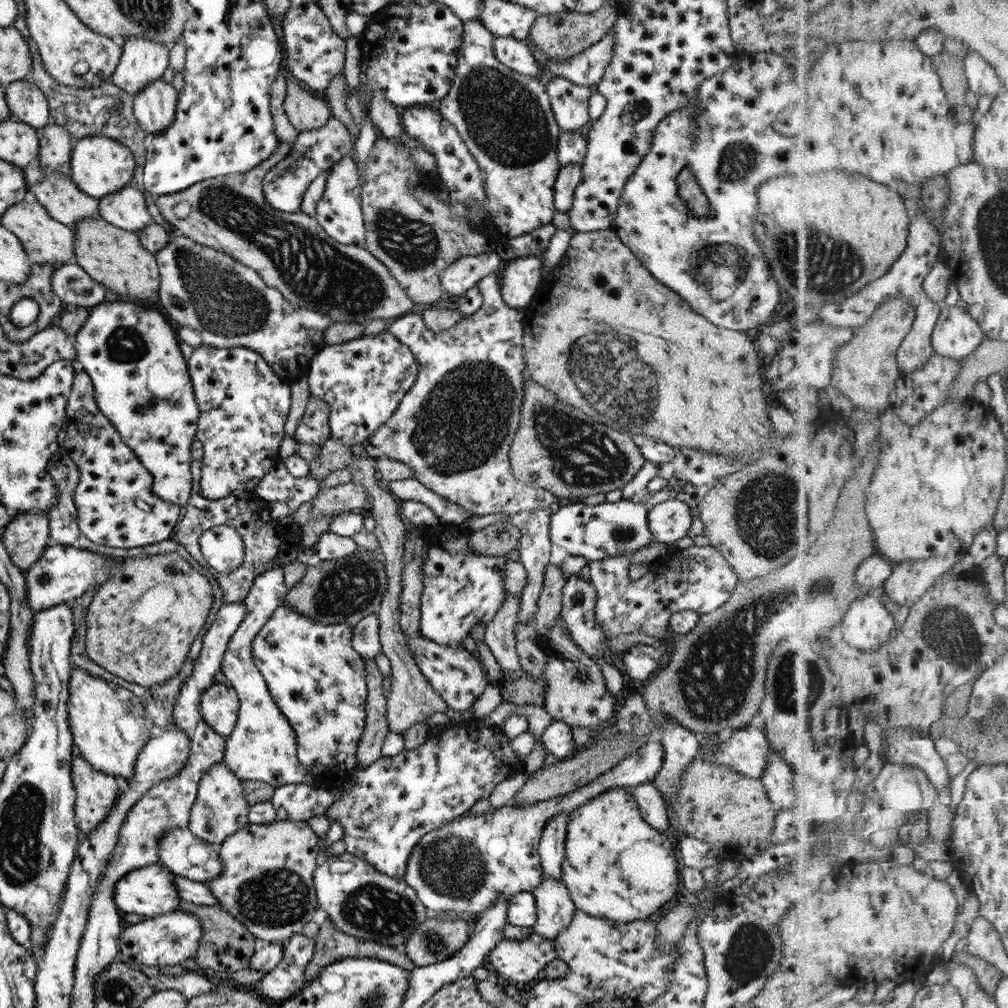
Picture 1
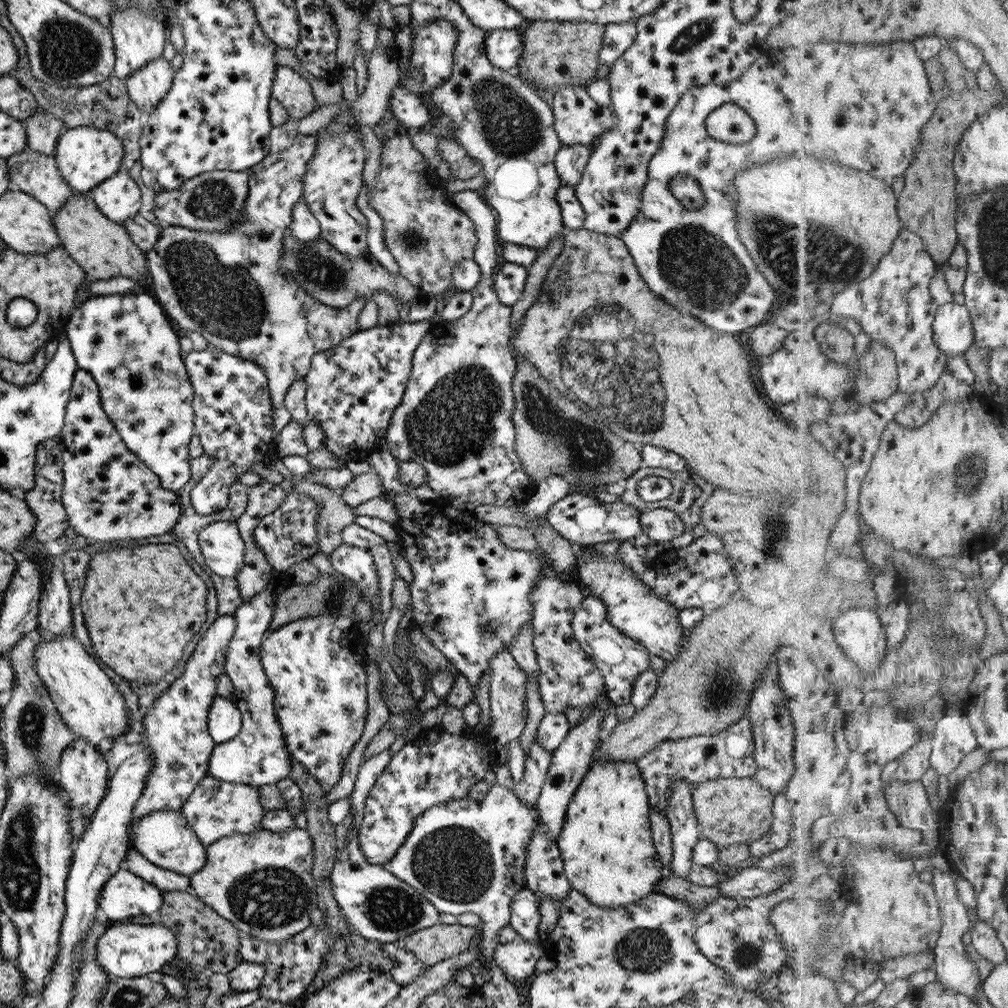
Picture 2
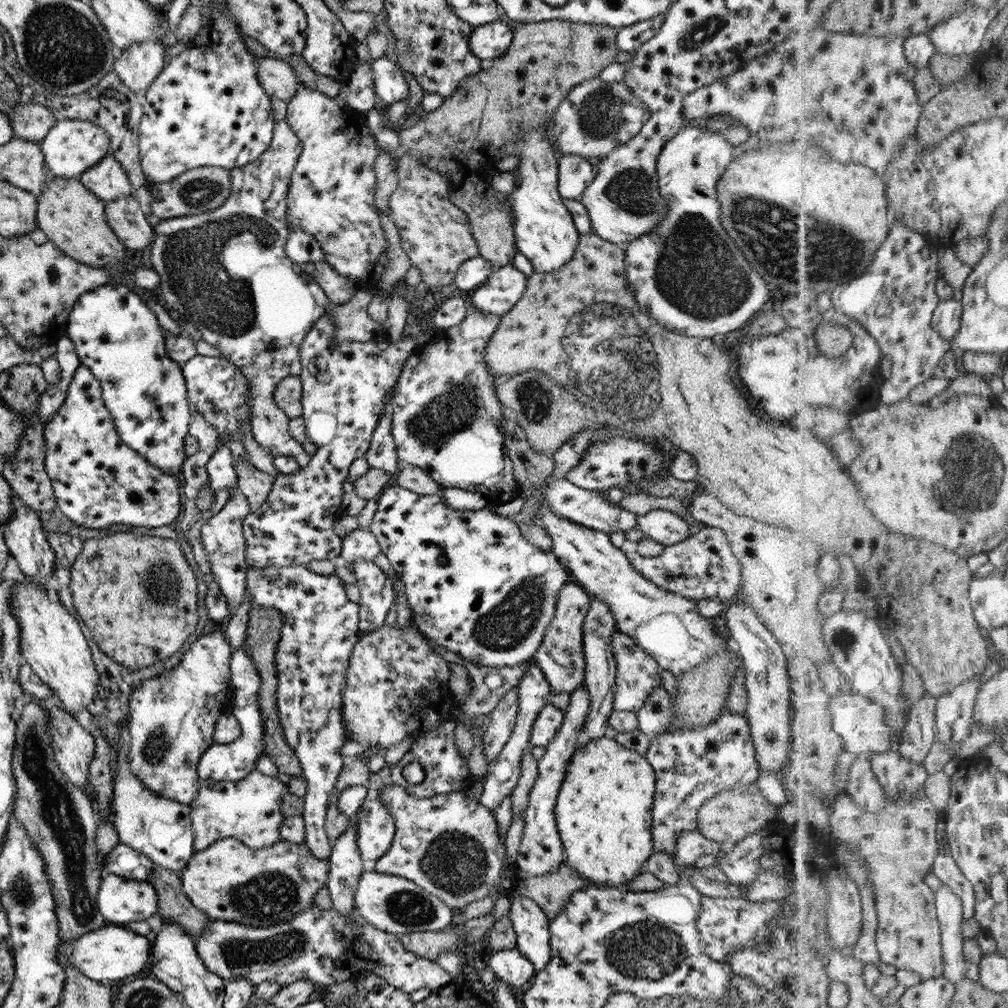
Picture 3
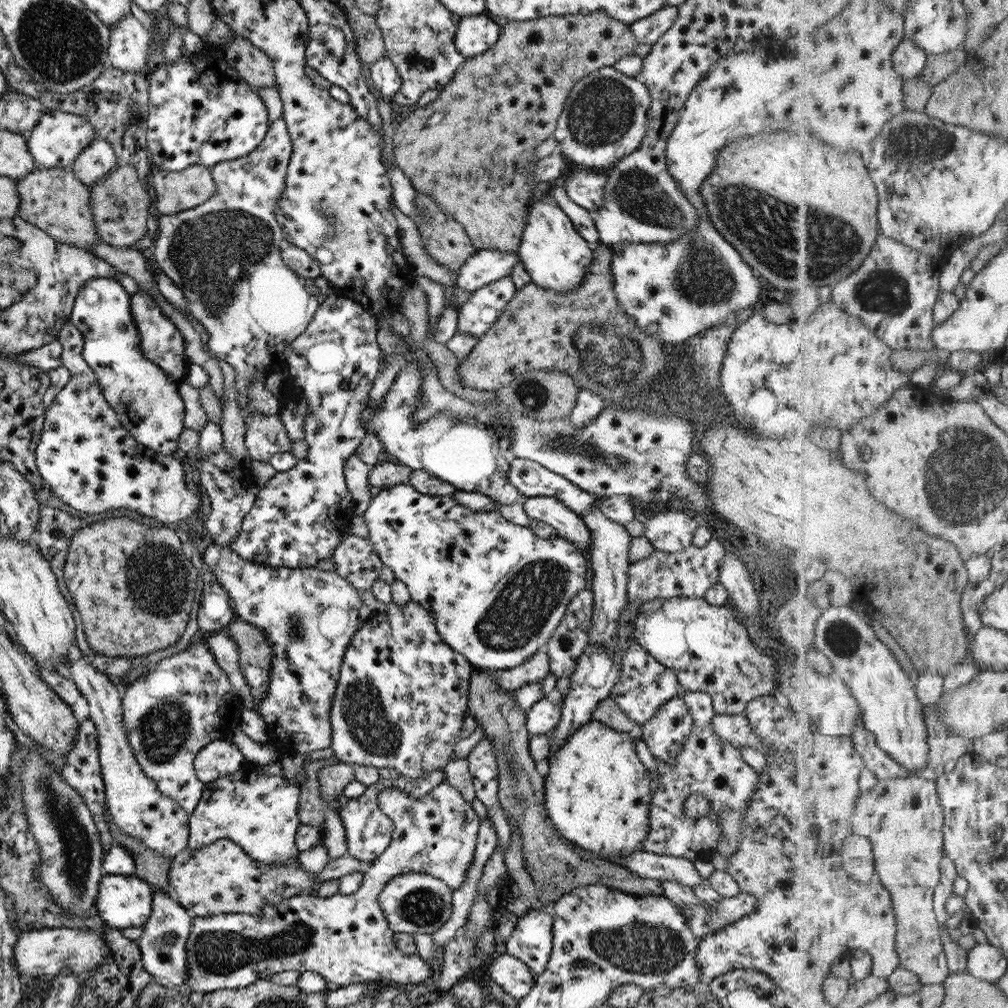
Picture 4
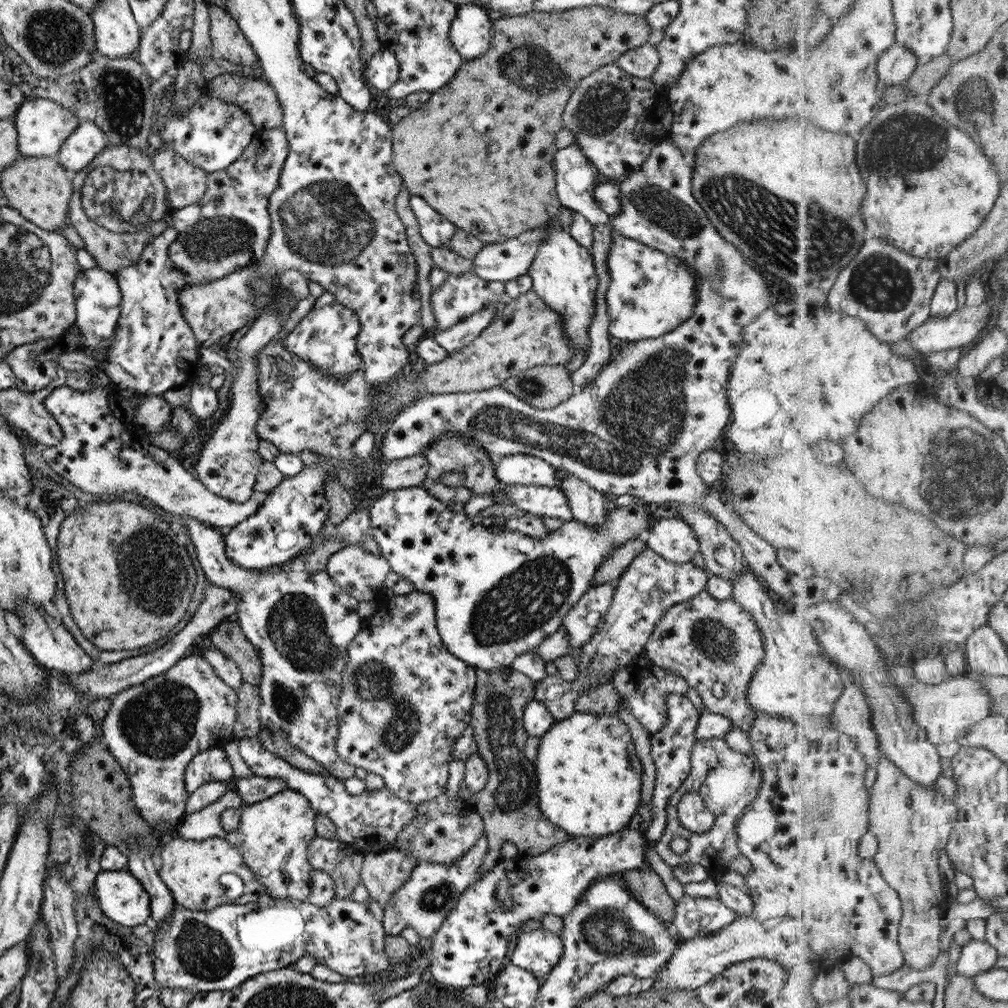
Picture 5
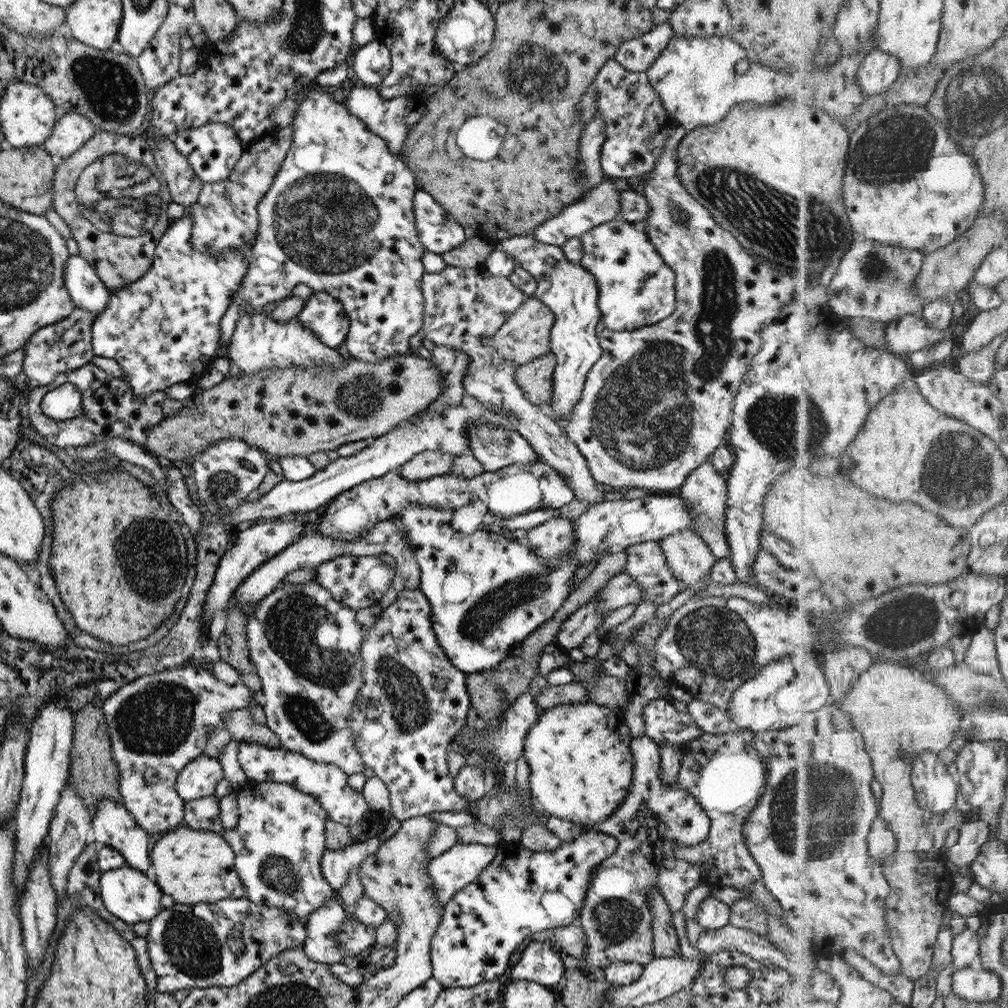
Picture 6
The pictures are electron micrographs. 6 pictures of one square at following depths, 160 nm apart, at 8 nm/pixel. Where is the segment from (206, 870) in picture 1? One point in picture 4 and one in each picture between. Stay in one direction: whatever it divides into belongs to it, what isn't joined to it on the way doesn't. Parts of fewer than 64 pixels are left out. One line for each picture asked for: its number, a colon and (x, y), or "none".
2: (164, 838)
3: (159, 828)
4: (135, 805)

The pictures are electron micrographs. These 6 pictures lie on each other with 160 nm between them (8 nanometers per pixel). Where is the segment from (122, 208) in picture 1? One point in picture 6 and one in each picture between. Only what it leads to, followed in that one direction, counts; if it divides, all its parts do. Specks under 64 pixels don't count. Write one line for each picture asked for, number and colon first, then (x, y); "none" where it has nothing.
2: (117, 197)
3: (106, 180)
4: (97, 158)
5: (85, 140)
6: (70, 131)

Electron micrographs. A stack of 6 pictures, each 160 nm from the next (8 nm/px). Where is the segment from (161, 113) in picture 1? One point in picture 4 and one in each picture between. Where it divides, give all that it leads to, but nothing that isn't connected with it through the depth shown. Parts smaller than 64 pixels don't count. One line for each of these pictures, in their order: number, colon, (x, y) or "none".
2: (147, 85)
3: (137, 66)
4: (128, 46)

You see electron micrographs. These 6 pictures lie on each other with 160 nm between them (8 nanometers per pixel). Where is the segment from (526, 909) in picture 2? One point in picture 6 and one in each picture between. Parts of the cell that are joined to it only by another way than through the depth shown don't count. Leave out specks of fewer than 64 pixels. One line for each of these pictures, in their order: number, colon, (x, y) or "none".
3: (529, 923)
4: (530, 941)
5: (536, 952)
6: (539, 963)

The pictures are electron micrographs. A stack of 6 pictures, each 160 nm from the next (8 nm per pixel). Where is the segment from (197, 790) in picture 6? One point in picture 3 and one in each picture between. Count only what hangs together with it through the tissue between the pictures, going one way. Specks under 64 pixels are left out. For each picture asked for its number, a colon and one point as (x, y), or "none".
3: (230, 762)
4: (213, 761)
5: (209, 765)

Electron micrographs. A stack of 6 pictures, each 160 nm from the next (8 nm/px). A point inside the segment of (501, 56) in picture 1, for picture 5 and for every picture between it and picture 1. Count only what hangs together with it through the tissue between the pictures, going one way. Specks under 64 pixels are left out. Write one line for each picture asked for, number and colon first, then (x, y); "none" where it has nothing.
2: (502, 48)
3: (487, 41)
4: (475, 34)
5: (469, 32)

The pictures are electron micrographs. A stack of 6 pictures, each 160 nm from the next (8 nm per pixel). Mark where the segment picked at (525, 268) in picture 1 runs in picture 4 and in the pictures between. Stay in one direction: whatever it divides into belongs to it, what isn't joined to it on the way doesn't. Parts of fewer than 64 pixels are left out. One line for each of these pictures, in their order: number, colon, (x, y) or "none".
2: (507, 284)
3: (504, 286)
4: (475, 316)

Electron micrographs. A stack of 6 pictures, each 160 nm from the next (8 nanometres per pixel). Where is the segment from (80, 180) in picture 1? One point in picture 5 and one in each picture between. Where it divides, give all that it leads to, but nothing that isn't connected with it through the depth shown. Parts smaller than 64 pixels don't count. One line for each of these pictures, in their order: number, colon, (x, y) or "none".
2: (84, 156)
3: (69, 147)
4: (55, 140)
5: (41, 125)

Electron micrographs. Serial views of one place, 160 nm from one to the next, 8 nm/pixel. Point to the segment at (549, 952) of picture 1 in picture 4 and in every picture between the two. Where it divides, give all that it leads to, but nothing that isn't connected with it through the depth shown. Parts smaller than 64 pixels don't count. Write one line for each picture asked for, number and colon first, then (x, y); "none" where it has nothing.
2: (516, 959)
3: (509, 965)
4: (515, 979)

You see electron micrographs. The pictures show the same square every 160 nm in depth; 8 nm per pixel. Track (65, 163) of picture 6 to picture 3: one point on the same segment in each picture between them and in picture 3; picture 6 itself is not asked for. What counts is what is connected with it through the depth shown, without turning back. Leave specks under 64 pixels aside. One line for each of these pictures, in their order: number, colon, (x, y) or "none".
3: (123, 215)
4: (119, 203)
5: (115, 197)

